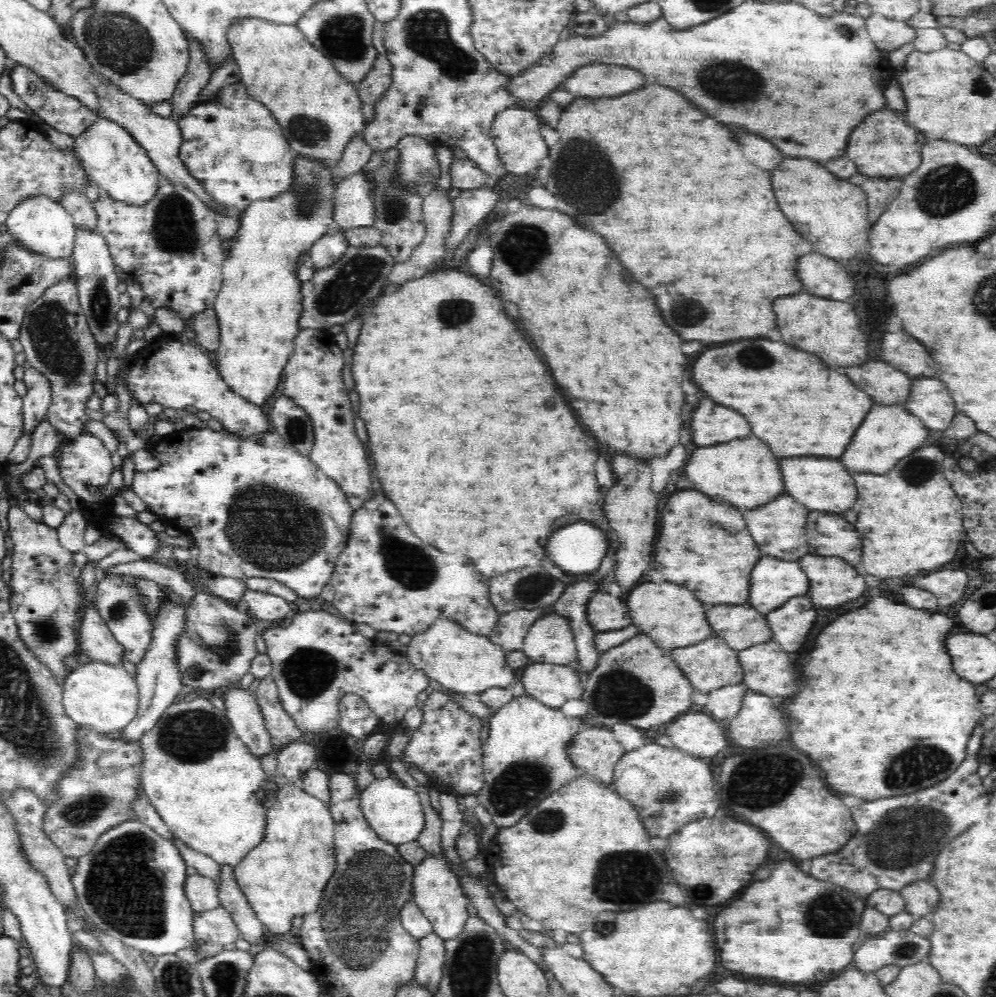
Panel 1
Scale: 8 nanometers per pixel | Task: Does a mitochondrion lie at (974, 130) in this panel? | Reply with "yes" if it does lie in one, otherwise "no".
no

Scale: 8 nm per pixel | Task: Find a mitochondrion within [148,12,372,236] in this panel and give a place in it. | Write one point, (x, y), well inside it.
(307, 131)

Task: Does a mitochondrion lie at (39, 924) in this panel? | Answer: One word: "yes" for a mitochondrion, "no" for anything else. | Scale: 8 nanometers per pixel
no

